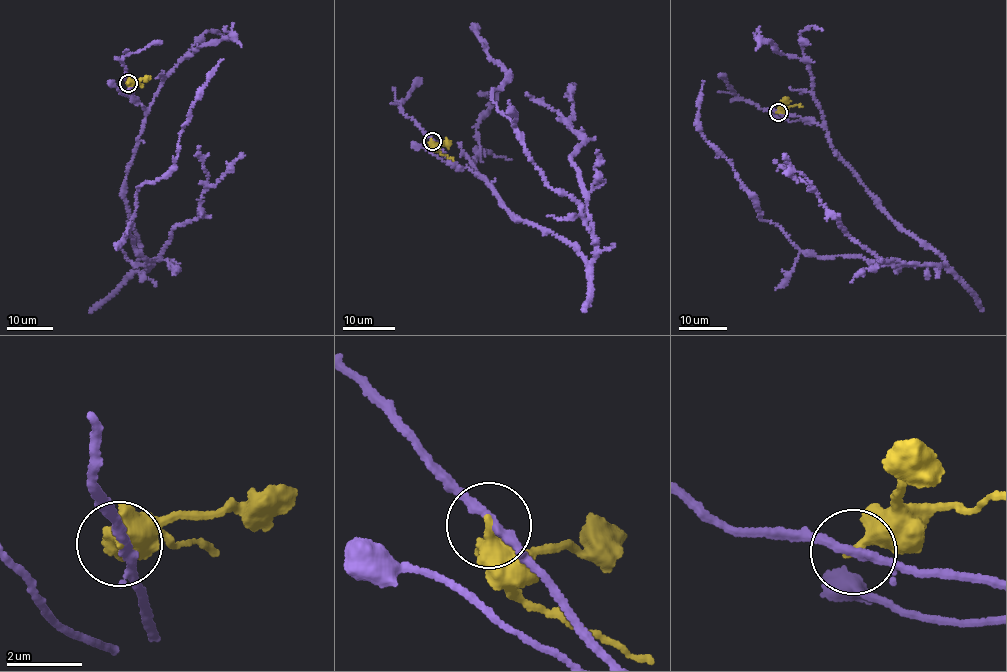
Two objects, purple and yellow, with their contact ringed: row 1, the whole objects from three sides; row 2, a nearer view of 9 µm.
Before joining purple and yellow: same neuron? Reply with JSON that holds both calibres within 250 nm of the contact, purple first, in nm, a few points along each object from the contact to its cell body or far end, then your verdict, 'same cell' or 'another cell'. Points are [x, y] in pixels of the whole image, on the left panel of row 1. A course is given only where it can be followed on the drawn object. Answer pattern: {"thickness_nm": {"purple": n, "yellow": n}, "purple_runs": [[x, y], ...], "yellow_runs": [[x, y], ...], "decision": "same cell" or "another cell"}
{"thickness_nm": {"purple": 240, "yellow": 400}, "purple_runs": [[129, 83], [145, 113], [123, 193], [145, 271], [127, 232], [136, 193], [172, 167], [222, 58]], "yellow_runs": [[128, 83], [140, 83], [142, 88]], "decision": "another cell"}

